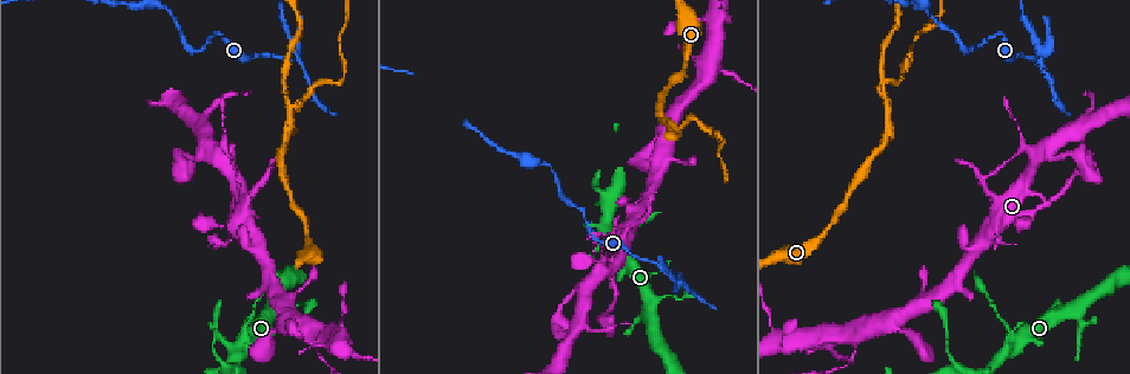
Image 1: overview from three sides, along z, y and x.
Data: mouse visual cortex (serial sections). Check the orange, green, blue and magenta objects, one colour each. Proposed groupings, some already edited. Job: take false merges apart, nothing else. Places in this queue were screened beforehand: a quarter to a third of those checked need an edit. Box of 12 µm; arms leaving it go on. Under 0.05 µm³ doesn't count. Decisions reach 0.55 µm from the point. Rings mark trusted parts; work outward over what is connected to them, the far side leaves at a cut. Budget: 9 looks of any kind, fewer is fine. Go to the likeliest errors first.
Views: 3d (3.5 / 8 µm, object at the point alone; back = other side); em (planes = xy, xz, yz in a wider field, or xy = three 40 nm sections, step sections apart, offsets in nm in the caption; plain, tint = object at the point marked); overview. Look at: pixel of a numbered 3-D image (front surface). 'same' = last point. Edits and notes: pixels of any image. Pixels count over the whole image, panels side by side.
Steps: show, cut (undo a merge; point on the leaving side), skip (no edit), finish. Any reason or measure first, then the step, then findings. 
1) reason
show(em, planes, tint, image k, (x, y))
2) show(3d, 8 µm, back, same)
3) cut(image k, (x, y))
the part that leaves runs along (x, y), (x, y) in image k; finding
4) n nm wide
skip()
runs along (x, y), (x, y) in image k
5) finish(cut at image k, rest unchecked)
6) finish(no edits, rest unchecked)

abrupt turn
show(3d, 3.5 µm, image 1, (1036, 52))

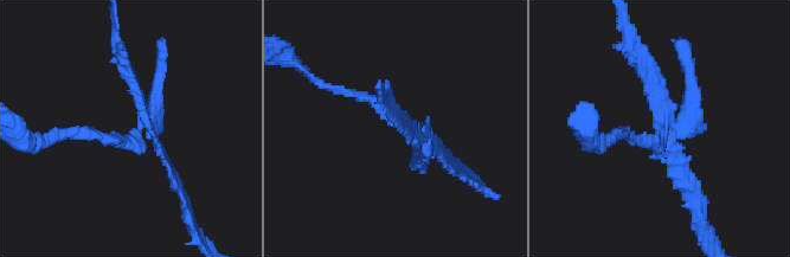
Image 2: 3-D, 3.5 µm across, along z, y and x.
show(em, xy, step 3, tint, image 2, (407, 133))

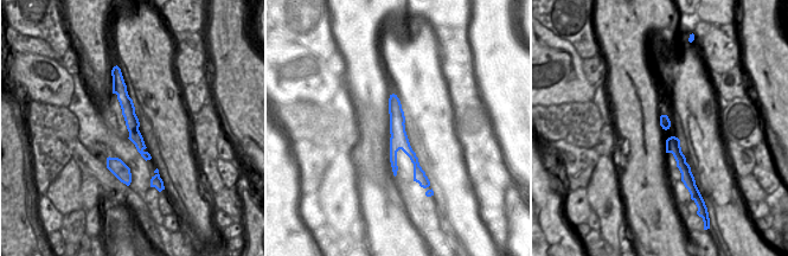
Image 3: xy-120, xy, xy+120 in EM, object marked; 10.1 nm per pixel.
cut(image 2, (423, 168))
the part that leaves runs along (410, 133), (435, 145), (454, 169) in image 2; a second cell is stuck on

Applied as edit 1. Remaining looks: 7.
show(overview)

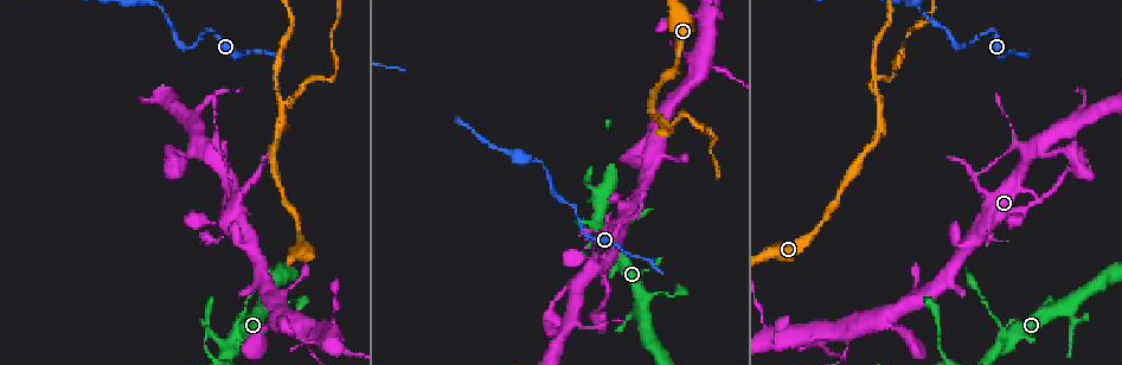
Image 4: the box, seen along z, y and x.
branch point
show(3d, 3.5 µm, image 4, (285, 106))

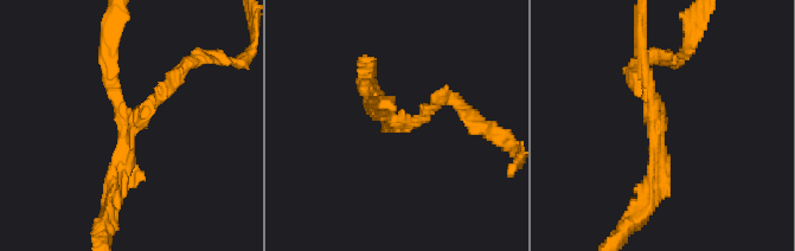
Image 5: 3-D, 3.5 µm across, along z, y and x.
3 arms; arms of 150, 150, 200 nm; now the EM
show(em, planes, tint, image 5, (127, 119))

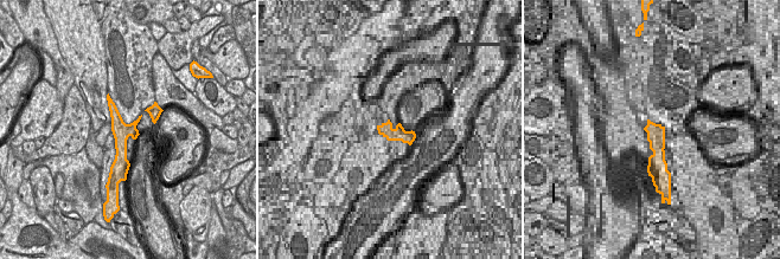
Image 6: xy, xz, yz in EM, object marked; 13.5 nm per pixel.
cut(image 5, (638, 91))
the part that leaves runs along (132, 116), (190, 62), (212, 55) in image 5; a second cell is stuck on

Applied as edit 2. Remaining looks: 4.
see it whole again
show(overview)

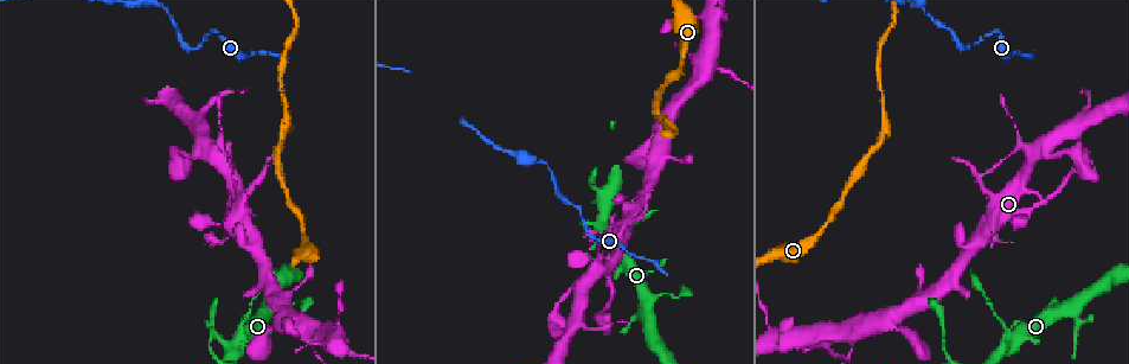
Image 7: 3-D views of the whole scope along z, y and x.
sudden change in width
show(3d, 8 µm, back, image 7, (240, 324))

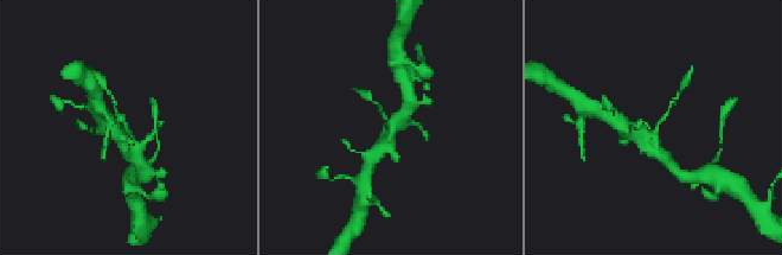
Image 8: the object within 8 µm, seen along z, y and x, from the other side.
show(3d, 3.5 µm, image 8, (125, 126))

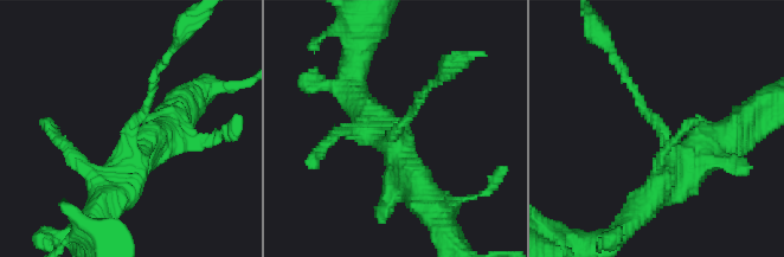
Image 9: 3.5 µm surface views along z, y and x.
3 arms; arms of 100, 300, 350 nm
show(em, xy, step 1, tint, image 9, (130, 135))

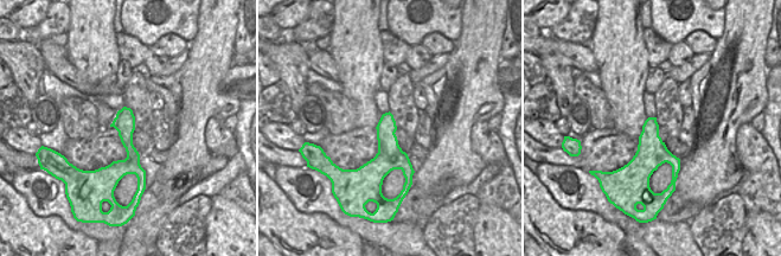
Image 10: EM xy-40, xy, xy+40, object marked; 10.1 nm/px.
260 nm wide
cut(image 9, (640, 98))
the part that leaves runs along (663, 130), (642, 104), (603, 43) in image 9; two cells meet here

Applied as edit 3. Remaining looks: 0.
finish(cut at image 2, cut at image 5, cut at image 9, rest unchecked)

